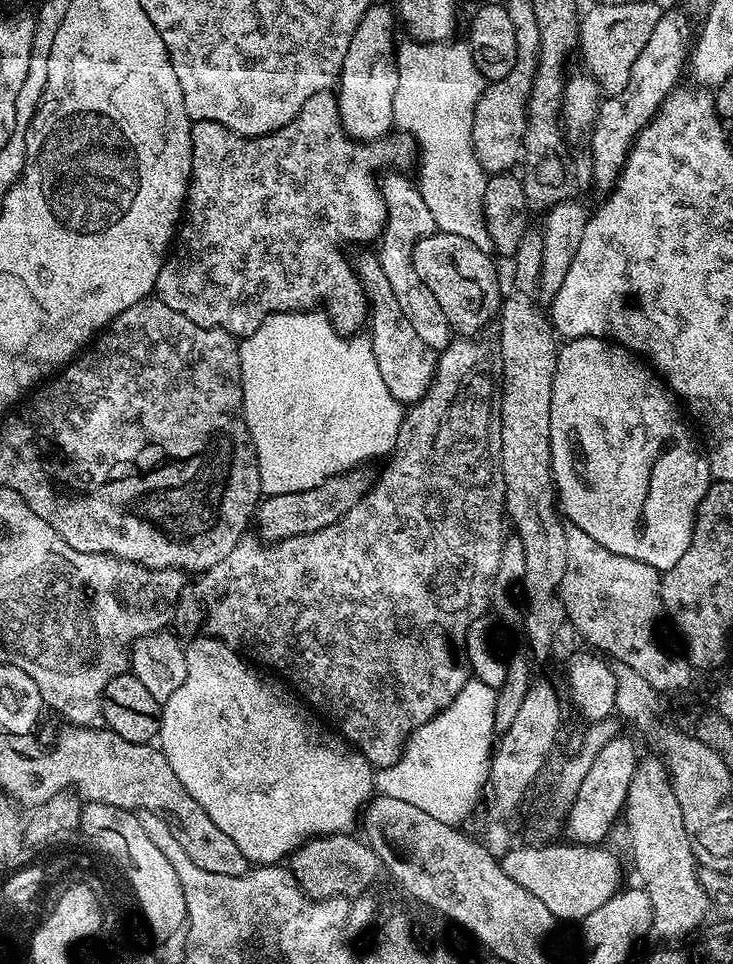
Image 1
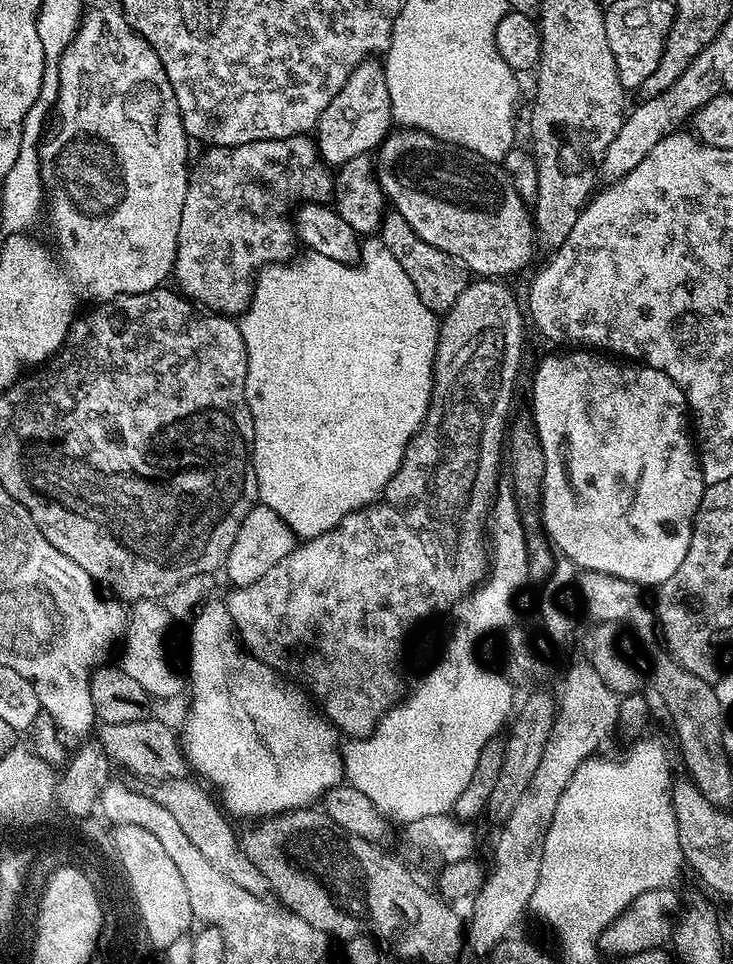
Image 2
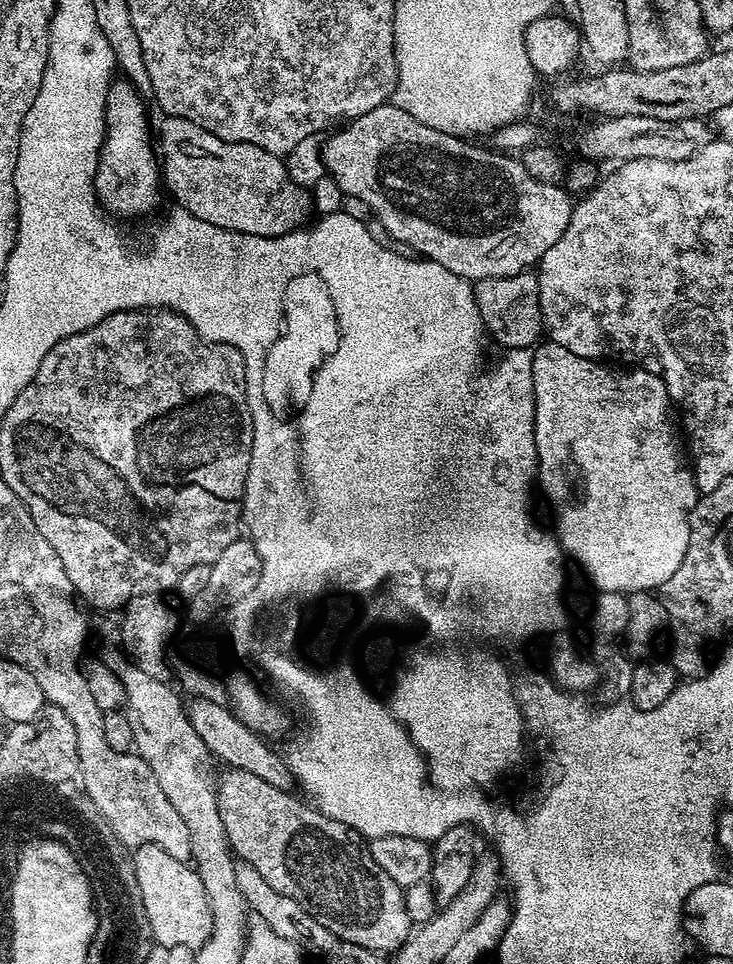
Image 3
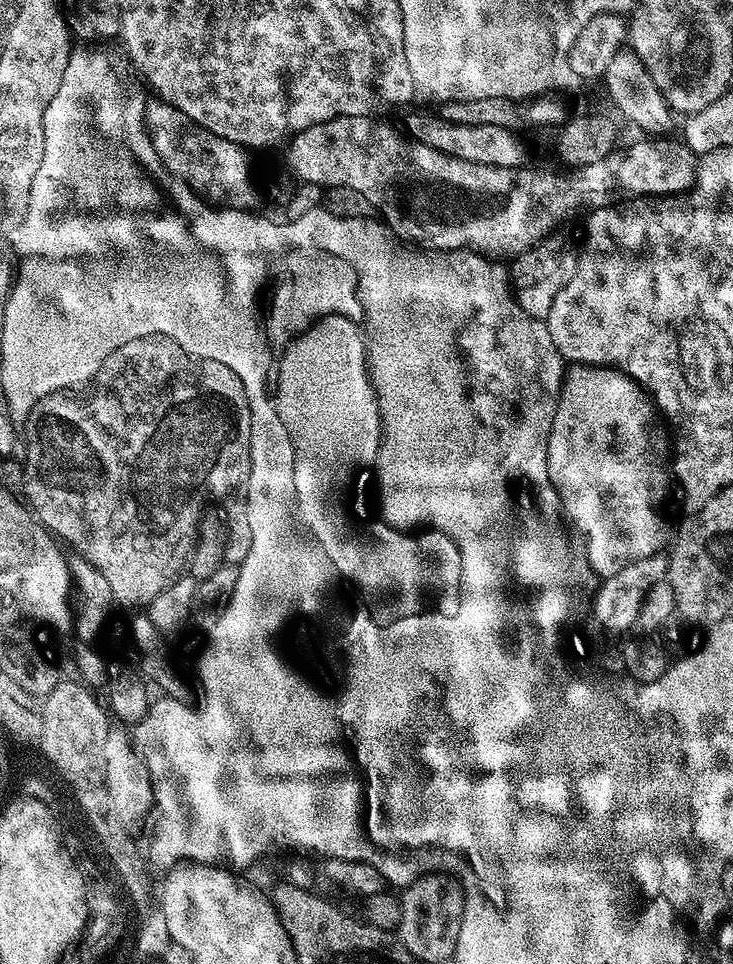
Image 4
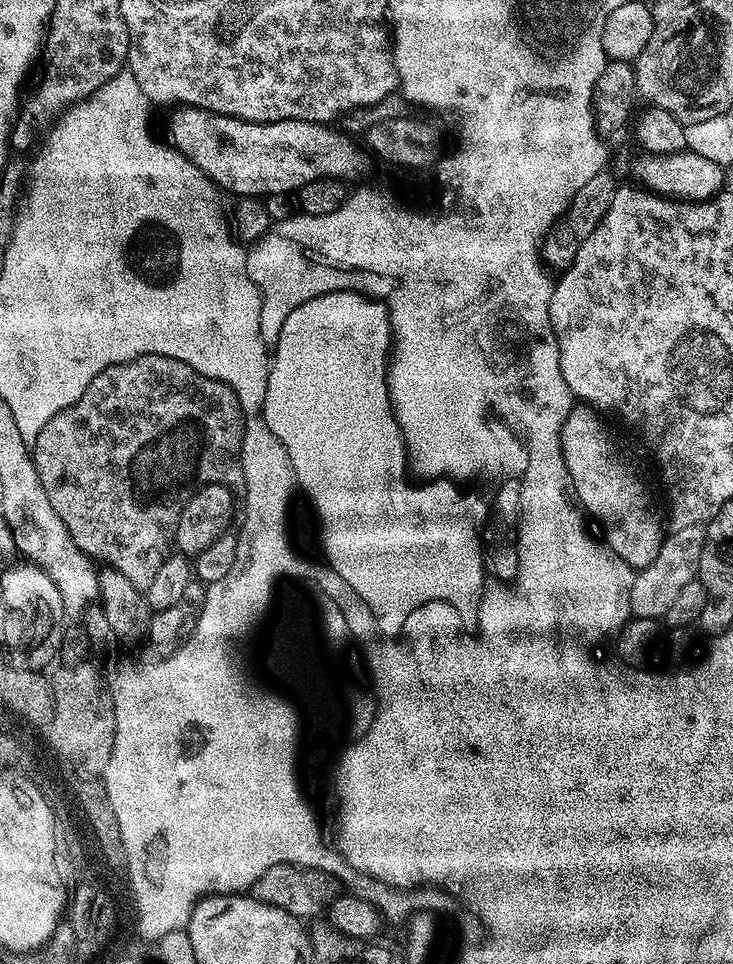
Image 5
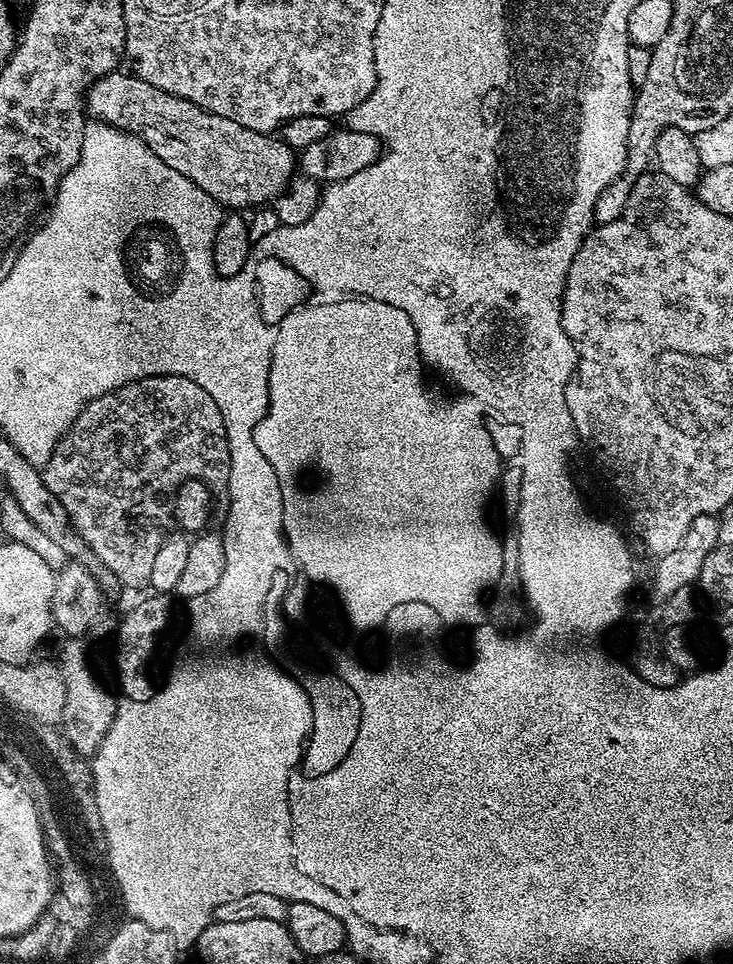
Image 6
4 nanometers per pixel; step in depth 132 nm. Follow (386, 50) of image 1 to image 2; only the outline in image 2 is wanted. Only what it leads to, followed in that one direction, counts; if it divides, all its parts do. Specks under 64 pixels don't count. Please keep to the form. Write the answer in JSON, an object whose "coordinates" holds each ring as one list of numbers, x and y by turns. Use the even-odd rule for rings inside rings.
{"coordinates":[[365,59,351,72,346,85,316,122,314,139,320,159,329,166,341,166,354,157,367,155,379,147,391,131,392,123,392,107,383,65,375,59]]}

